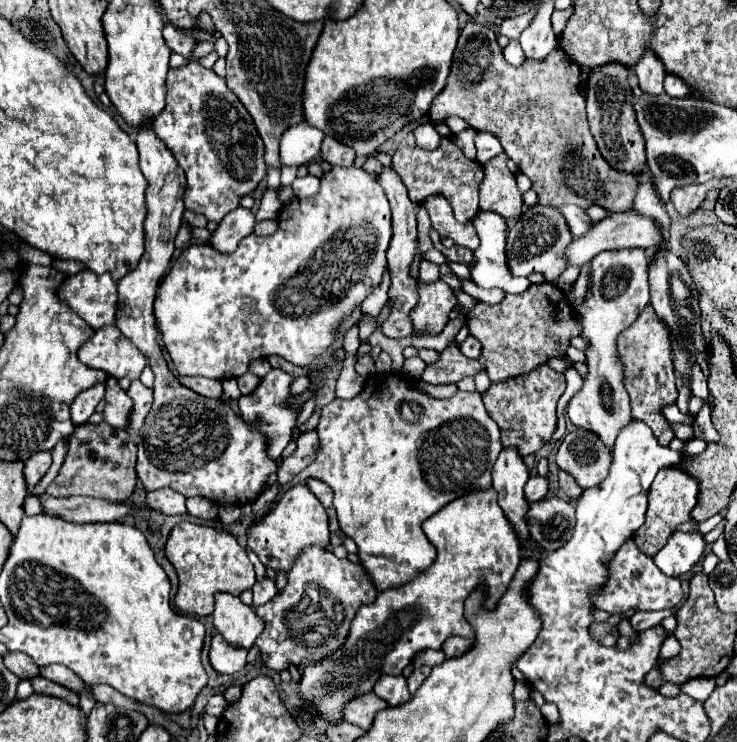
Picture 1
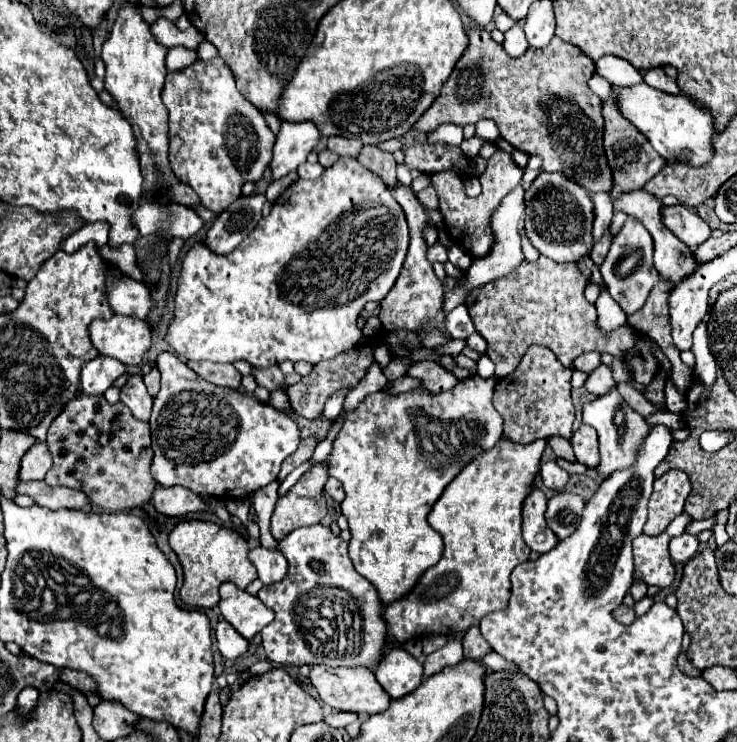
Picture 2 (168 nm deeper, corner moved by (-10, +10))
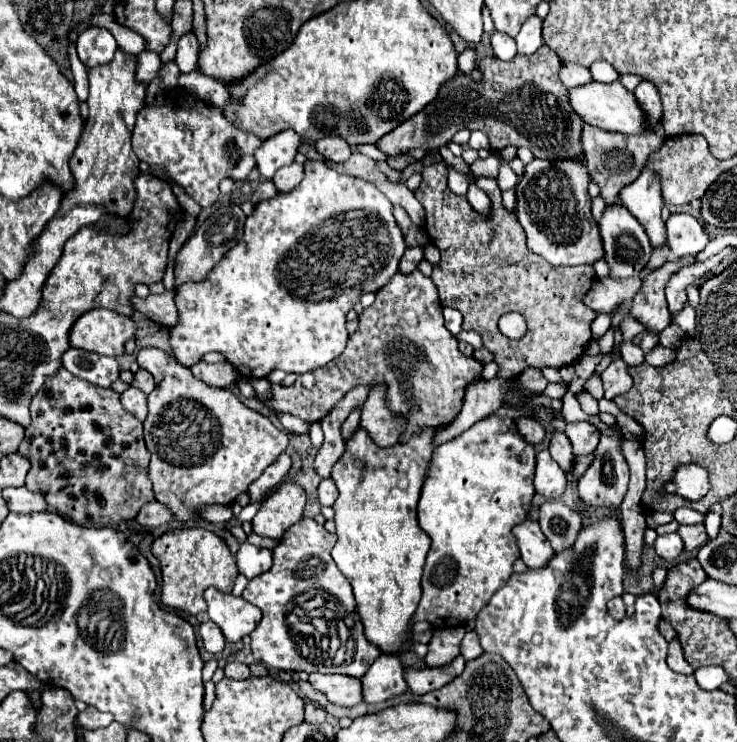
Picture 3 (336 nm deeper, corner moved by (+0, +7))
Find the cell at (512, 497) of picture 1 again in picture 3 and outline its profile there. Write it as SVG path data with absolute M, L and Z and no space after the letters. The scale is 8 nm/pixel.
M525 519L519 525L513 527L513 535L517 539L517 545L521 549L521 559L529 569L537 569L547 565L547 561L553 557L553 549L545 535L539 529L539 523L535 519Z

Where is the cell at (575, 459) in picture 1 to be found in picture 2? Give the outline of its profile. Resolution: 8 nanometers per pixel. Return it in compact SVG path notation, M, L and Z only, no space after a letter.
M581 424L573 432L571 446L575 450L575 458L583 462L587 468L595 468L599 464L599 442L597 442L597 430L593 426Z

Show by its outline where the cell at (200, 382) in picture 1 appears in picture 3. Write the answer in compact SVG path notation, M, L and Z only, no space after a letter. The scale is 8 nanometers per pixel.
M201 361L201 363L193 365L191 371L193 371L193 375L195 375L197 379L205 381L207 385L221 387L221 389L233 385L235 379L237 379L237 375L239 375L237 369L233 369L233 365L229 365L227 361L225 361L225 363L215 363L215 365Z

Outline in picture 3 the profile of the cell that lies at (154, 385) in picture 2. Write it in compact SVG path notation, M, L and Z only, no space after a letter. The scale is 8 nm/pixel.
M139 369L139 371L135 373L135 379L133 379L131 385L137 387L137 389L141 389L145 395L149 395L149 393L153 391L153 387L155 387L155 381L153 381L153 375L151 375L149 371Z

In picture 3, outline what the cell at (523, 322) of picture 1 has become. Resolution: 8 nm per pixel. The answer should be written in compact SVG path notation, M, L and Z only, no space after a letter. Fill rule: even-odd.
M433 163L423 169L423 181L419 185L419 191L415 197L421 201L421 205L427 211L425 231L433 239L435 247L441 251L441 261L433 265L431 281L435 283L439 291L439 301L445 307L459 309L463 313L463 329L477 331L483 339L483 347L493 353L493 361L499 367L497 377L511 379L517 373L521 373L527 367L553 367L561 369L565 365L575 363L587 343L593 341L591 323L597 317L597 313L583 305L583 295L589 291L595 273L589 265L581 267L553 267L543 257L535 257L527 245L525 245L525 231L521 229L515 213L505 211L501 205L501 191L497 185L497 179L493 177L477 177L477 187L487 193L491 199L491 211L487 215L477 213L467 197L459 197L451 193L447 187L447 167L441 167L441 163ZM517 311L527 321L527 333L521 339L509 339L505 337L497 321L501 315Z

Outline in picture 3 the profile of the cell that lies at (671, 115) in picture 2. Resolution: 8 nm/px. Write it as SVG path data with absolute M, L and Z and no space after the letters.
M593 81L589 85L569 91L569 99L575 113L593 127L599 127L603 131L617 131L623 135L643 135L649 131L649 119L645 117L639 101L635 101L635 93L629 93L619 81L609 85Z

